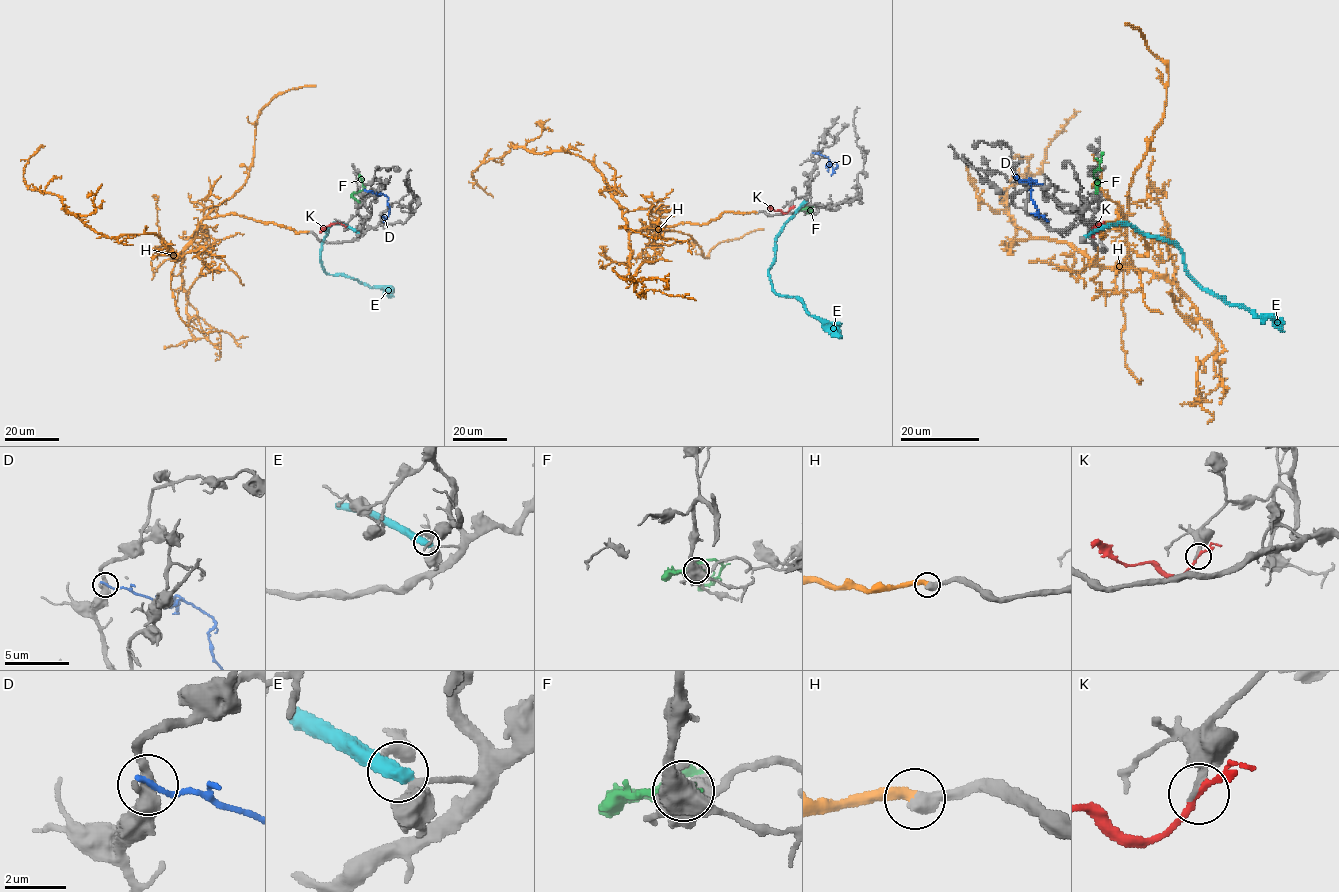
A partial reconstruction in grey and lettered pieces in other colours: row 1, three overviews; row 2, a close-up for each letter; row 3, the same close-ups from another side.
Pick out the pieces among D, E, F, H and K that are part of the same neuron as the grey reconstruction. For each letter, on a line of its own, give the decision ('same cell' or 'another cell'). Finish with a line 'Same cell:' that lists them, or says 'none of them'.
D: another cell
E: another cell
F: another cell
H: same cell
K: another cell
Same cell: H

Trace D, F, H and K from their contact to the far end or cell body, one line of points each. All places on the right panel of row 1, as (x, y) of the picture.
D: (1014, 175), (1020, 181), (1027, 180), (1037, 215), (1048, 221)
F: (1096, 192), (1097, 182), (1093, 176), (1103, 152)
H: (1102, 235), (1120, 212), (1130, 265), (1098, 266), (1042, 238), (1012, 244), (1007, 190), (1041, 170), (1079, 111)
K: (1096, 224), (1102, 223), (1098, 224), (1099, 228), (1092, 236)

